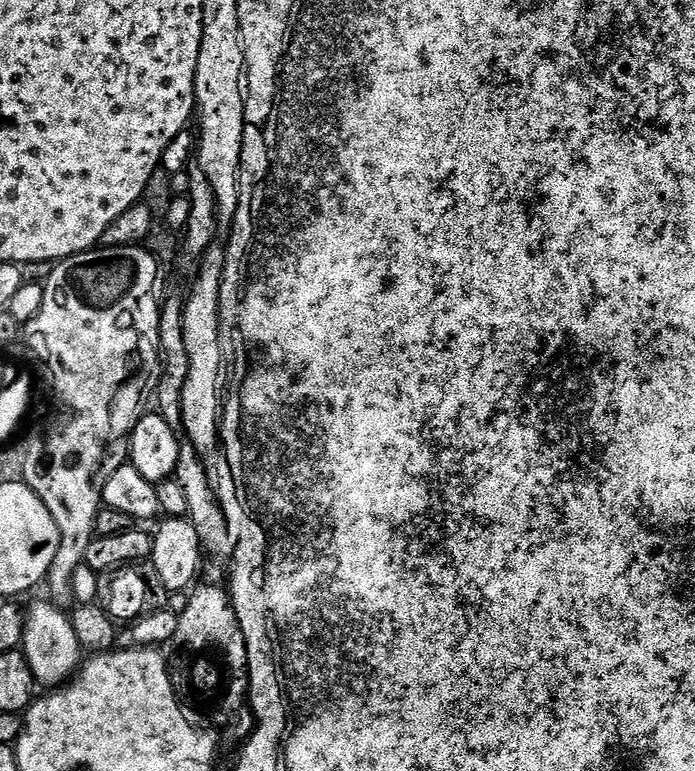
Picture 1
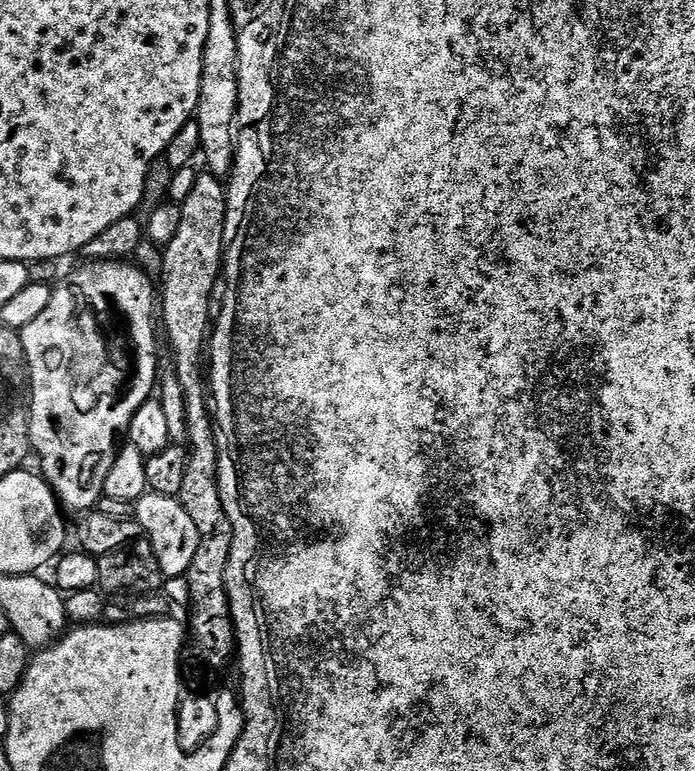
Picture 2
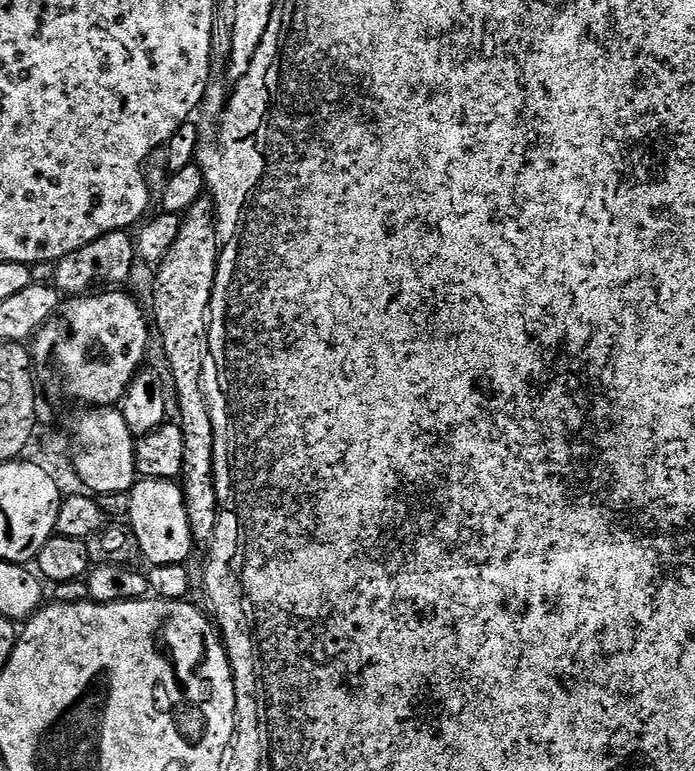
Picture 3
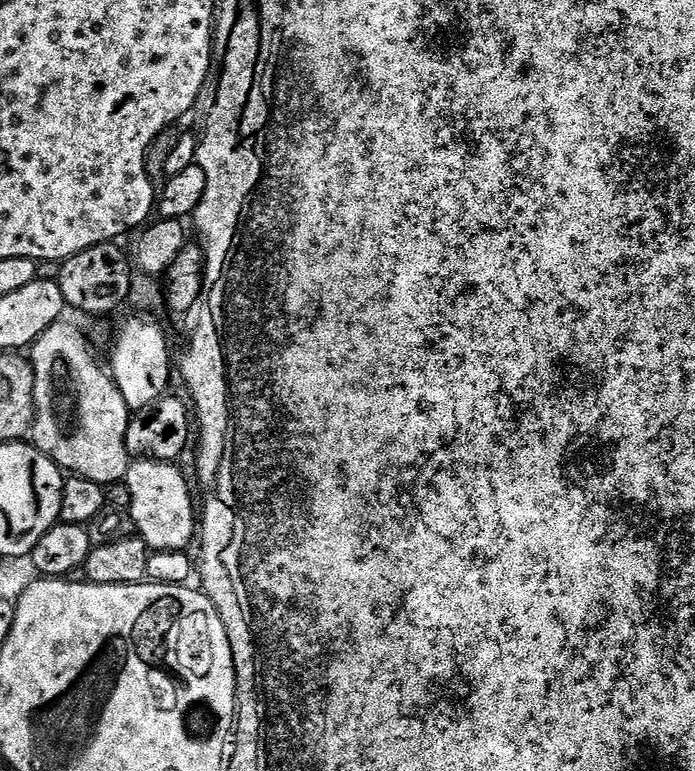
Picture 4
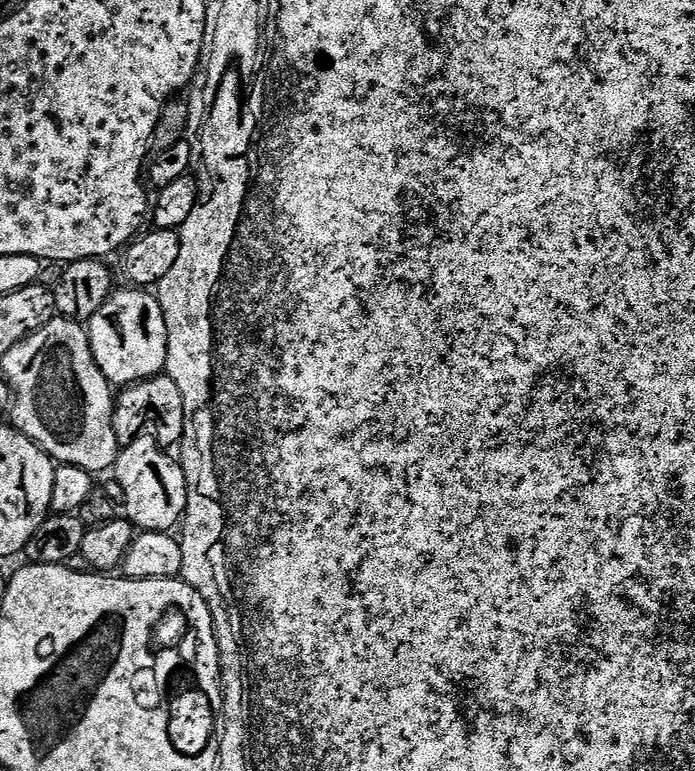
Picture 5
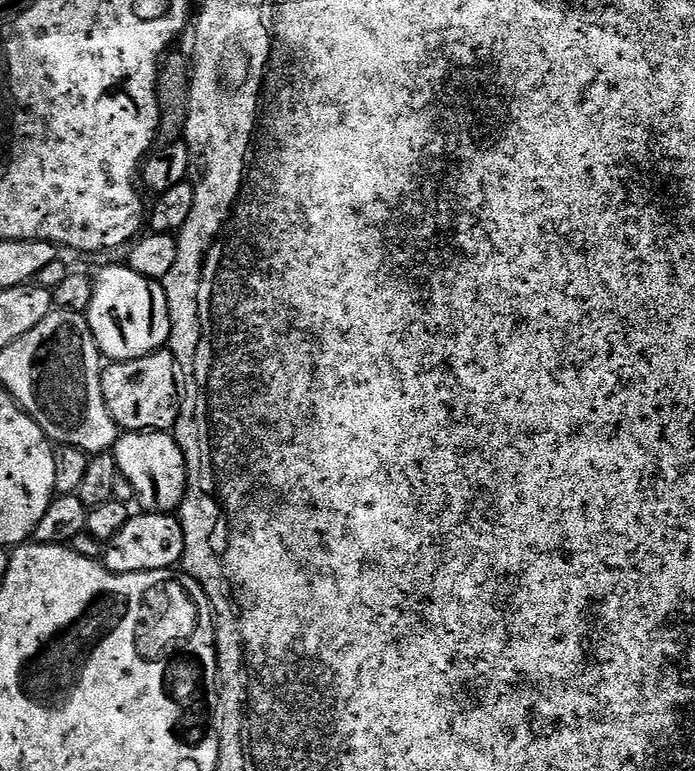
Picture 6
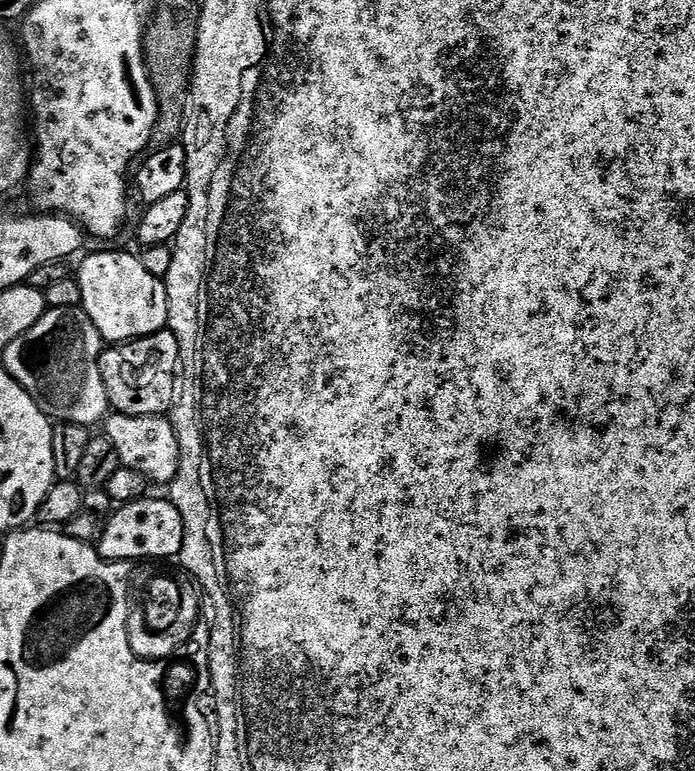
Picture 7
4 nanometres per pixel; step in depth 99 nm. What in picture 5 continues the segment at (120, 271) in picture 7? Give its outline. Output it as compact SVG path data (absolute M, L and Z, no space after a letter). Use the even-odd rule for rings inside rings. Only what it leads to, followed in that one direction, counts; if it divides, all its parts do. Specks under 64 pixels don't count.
M146 288L117 289L88 322L91 348L109 383L127 386L161 375L168 365L169 332L159 297Z

